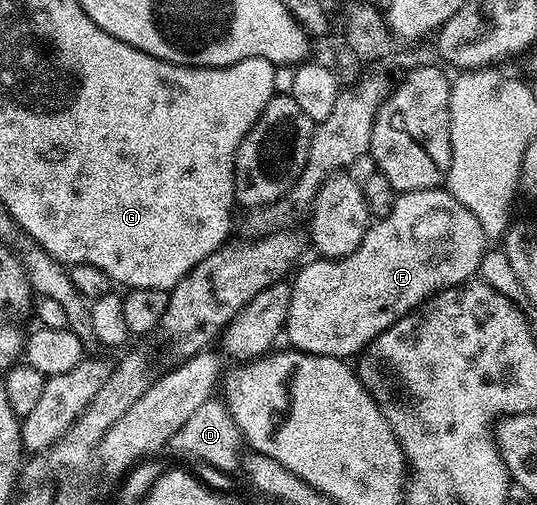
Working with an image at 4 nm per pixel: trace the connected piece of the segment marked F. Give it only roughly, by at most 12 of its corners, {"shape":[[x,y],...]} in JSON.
{"shape":[[444,187],[403,192],[359,250],[296,269],[290,349],[350,358],[487,241]]}

